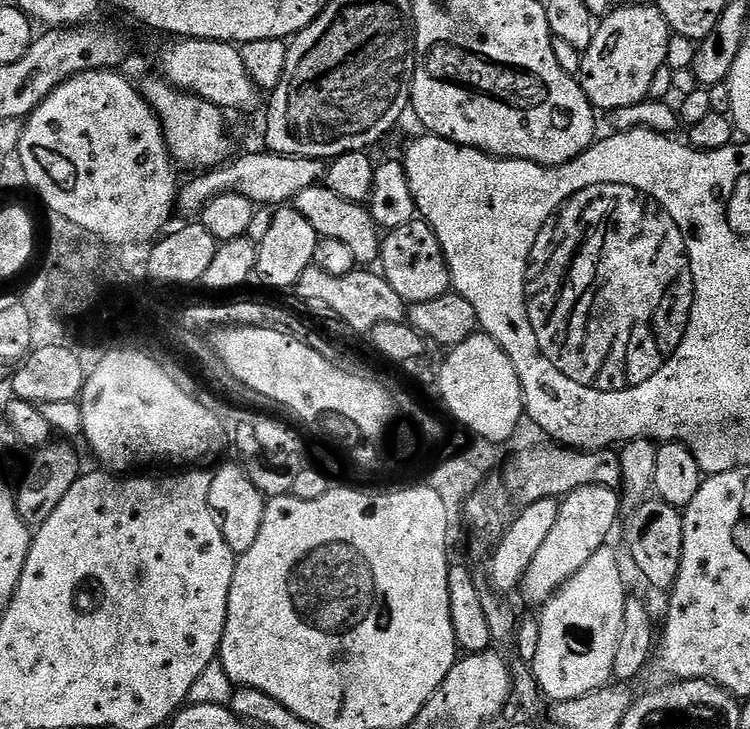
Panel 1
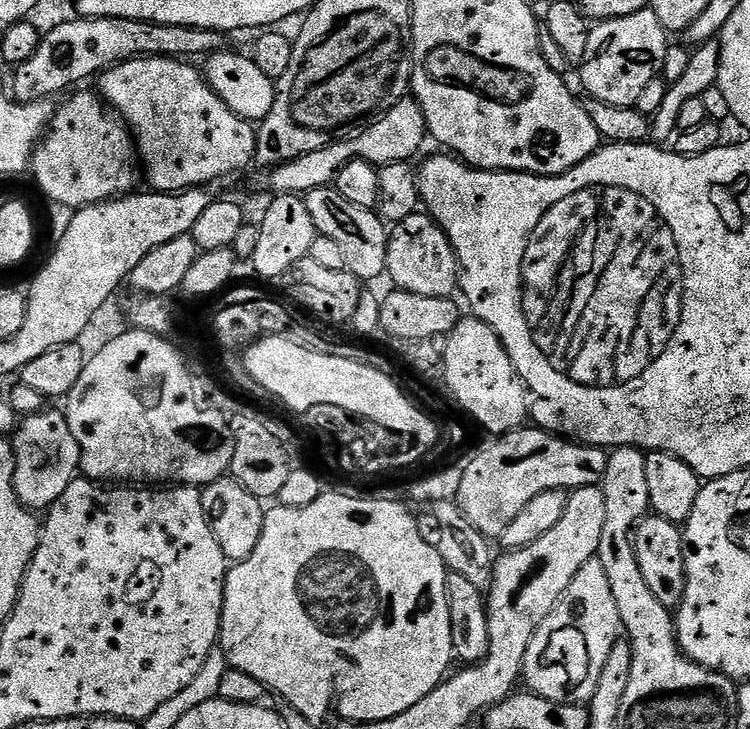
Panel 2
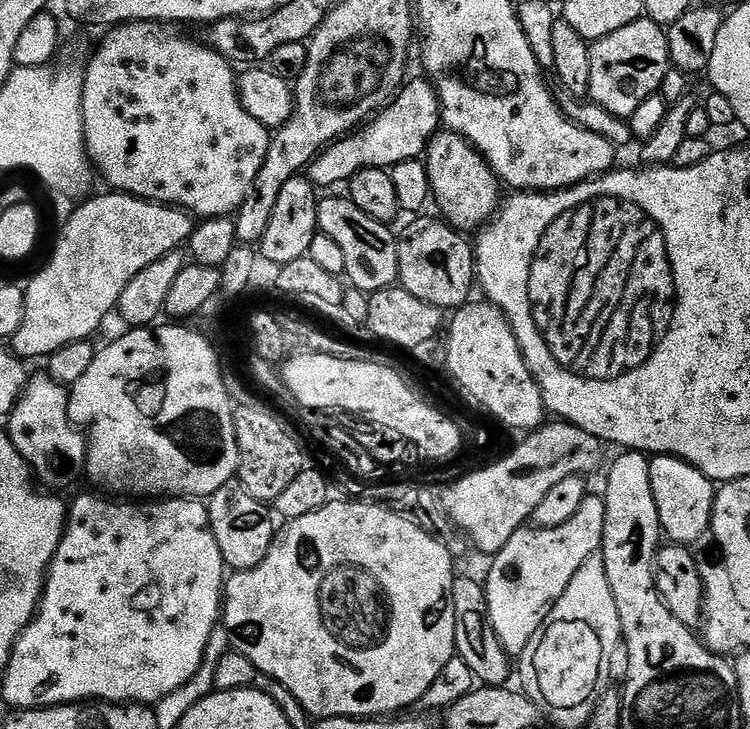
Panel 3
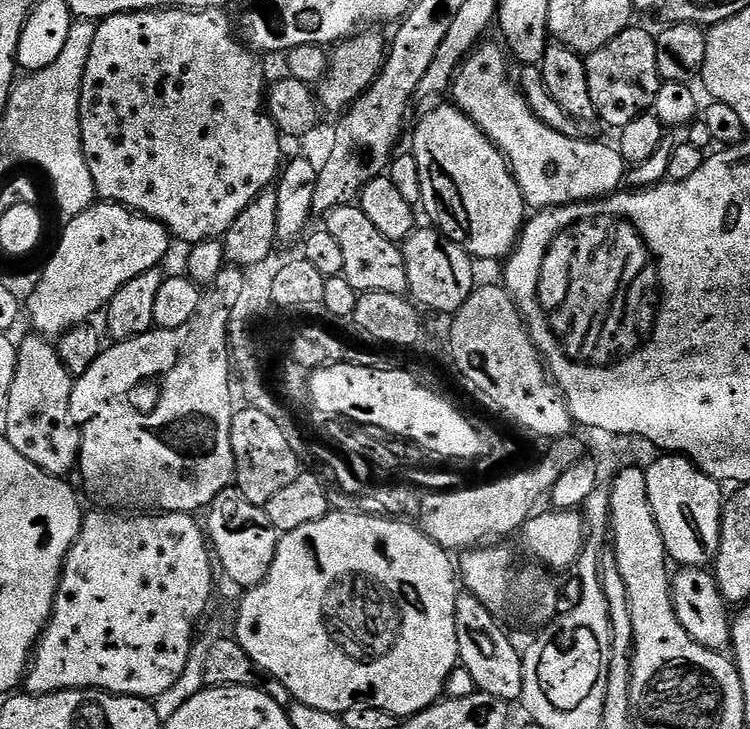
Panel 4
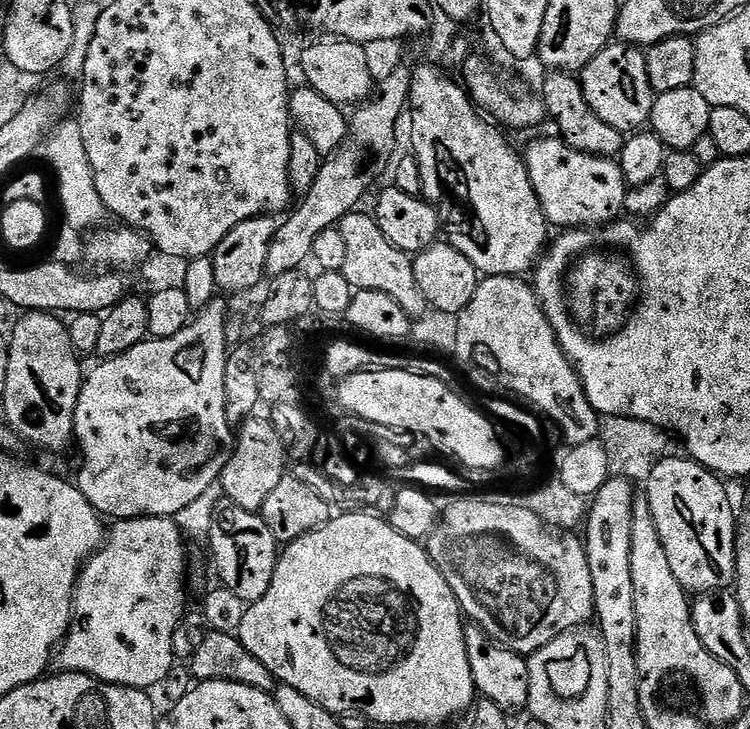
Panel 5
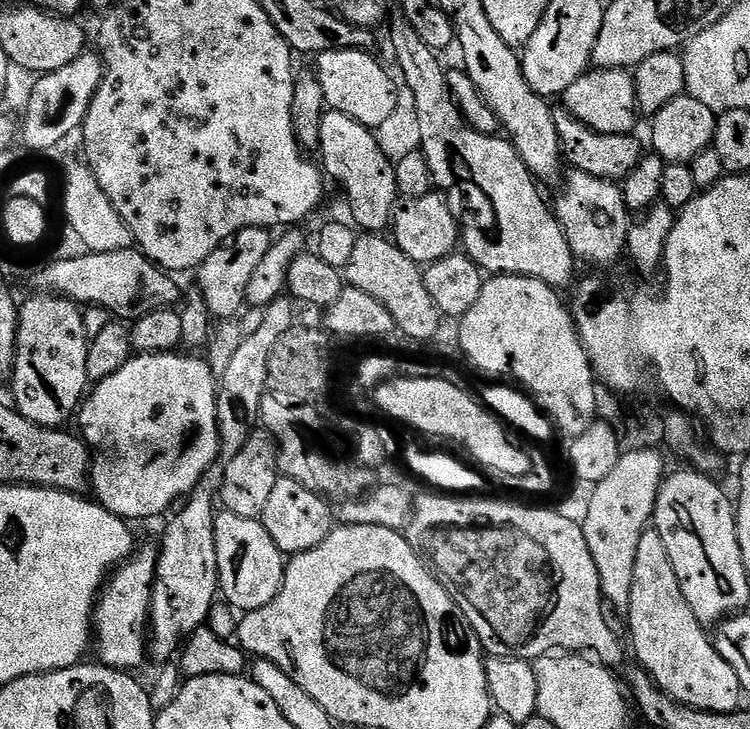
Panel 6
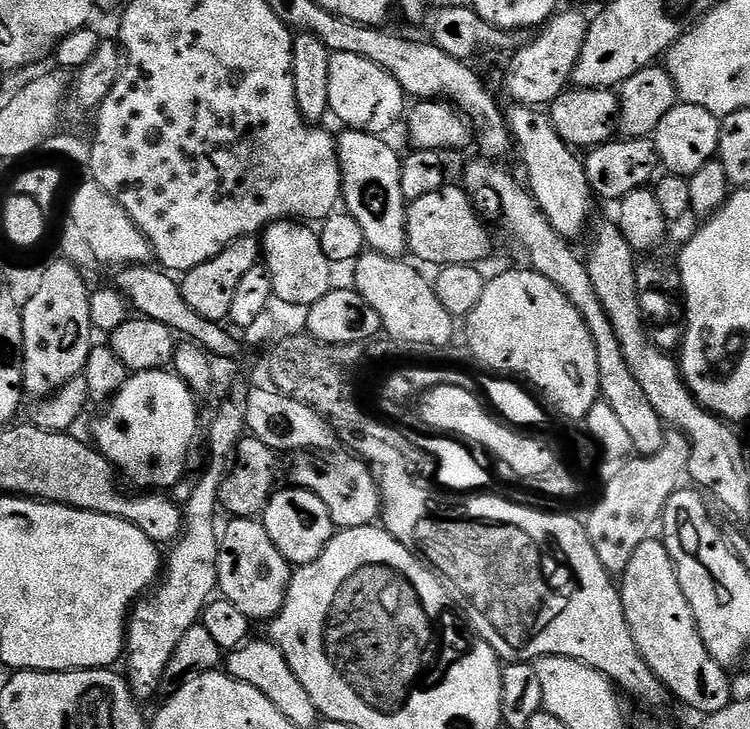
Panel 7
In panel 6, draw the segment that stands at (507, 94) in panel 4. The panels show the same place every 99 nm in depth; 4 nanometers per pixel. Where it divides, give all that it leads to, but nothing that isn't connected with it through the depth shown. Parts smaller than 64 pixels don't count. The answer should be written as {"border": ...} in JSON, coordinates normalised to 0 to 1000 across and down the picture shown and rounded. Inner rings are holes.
{"border":[[[767,233],[751,237],[752,254],[739,274],[741,303],[755,321],[755,332],[760,332],[760,343],[769,358],[796,362],[800,368],[811,368],[821,362],[833,350],[837,337],[837,314],[840,292],[832,276],[832,259],[825,251],[803,244],[792,244],[792,239],[776,239]]]}

